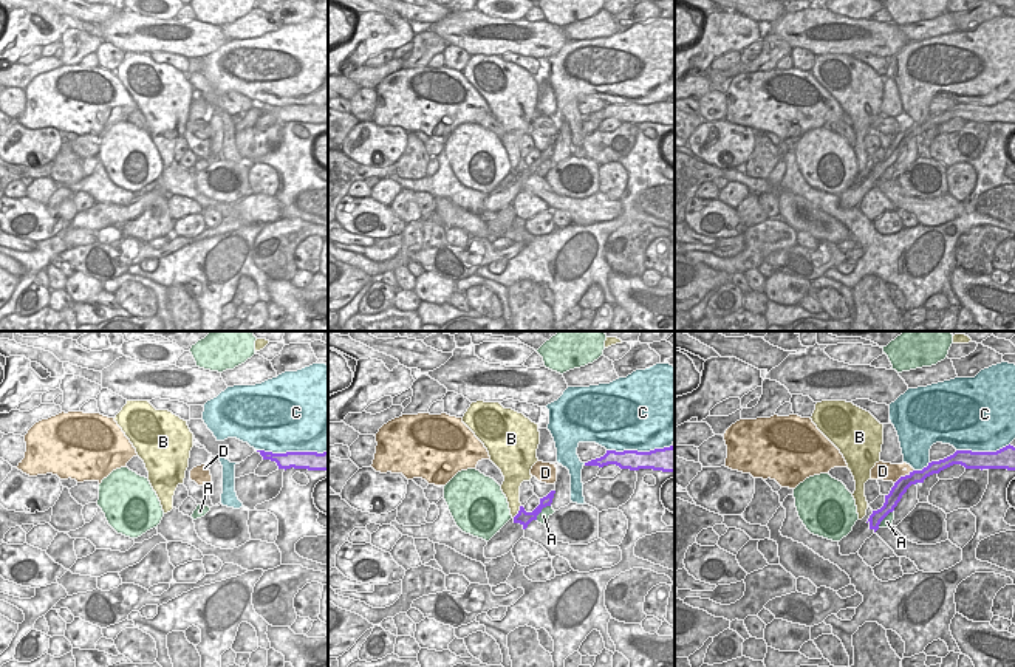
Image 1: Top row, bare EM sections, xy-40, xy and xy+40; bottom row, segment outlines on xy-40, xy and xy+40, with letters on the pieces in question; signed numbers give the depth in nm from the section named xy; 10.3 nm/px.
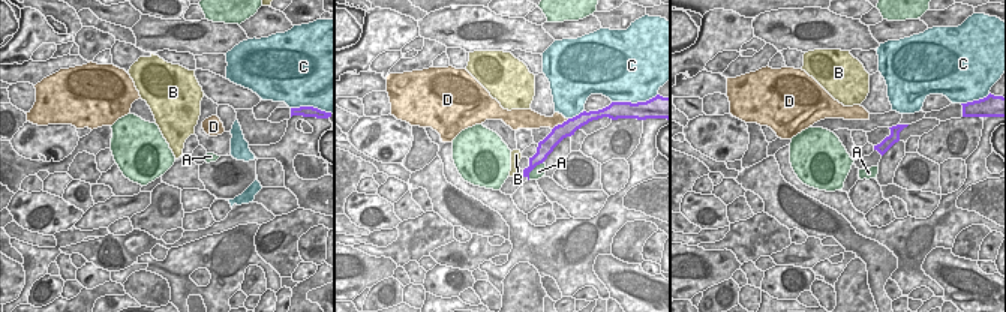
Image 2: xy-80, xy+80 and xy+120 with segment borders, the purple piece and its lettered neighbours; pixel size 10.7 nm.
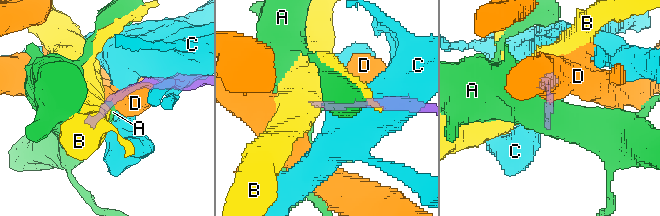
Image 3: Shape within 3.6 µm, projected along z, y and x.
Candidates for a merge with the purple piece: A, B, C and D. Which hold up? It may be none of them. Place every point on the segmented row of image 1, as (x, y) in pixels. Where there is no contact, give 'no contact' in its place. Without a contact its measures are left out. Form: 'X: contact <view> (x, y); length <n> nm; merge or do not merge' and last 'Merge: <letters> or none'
A: contact xy (540, 511); length 220 nm; do not merge
B: contact xy (519, 511); length 170 nm; do not merge
C: contact xy-40 (293, 452); length 750 nm; do not merge
D: contact xy+40 (905, 475); length 260 nm; do not merge
Merge: none

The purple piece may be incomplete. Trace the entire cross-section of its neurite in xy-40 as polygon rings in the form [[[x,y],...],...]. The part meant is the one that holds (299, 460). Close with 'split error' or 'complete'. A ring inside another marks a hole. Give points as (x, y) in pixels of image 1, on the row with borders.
[[[257,450],[263,460],[275,461],[279,469],[308,469],[308,470],[328,470],[328,452],[286,452],[272,453],[265,450]]]; complete

